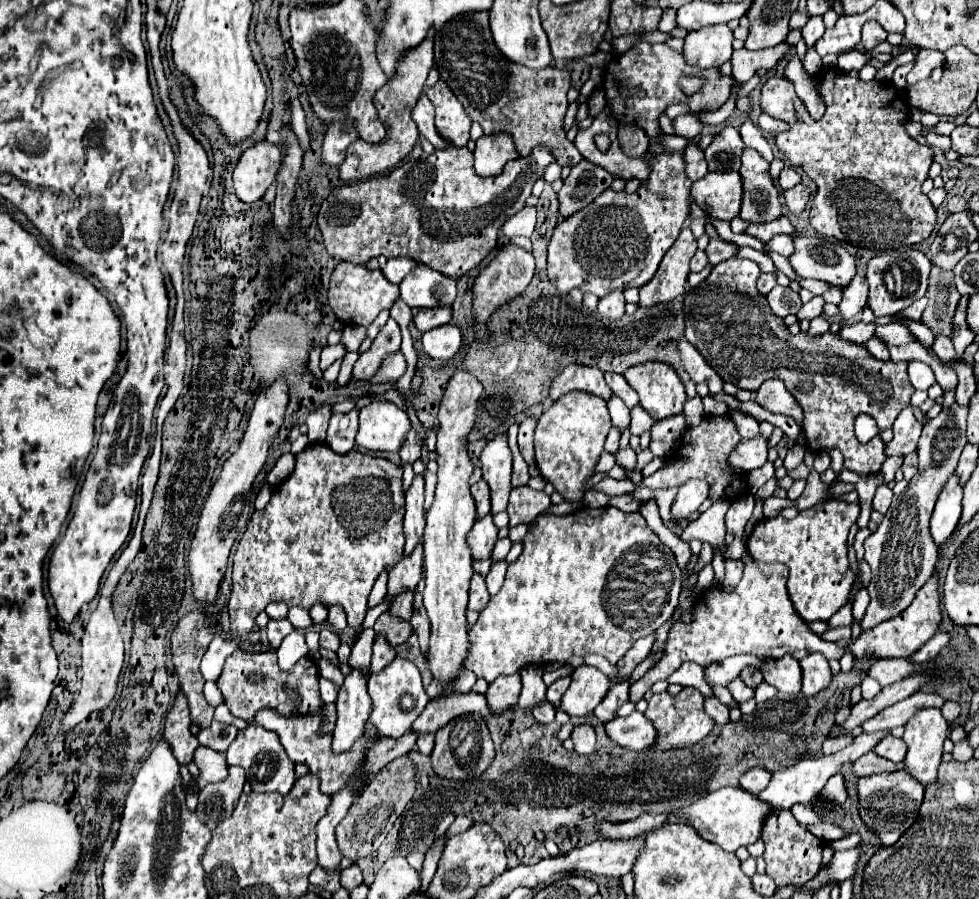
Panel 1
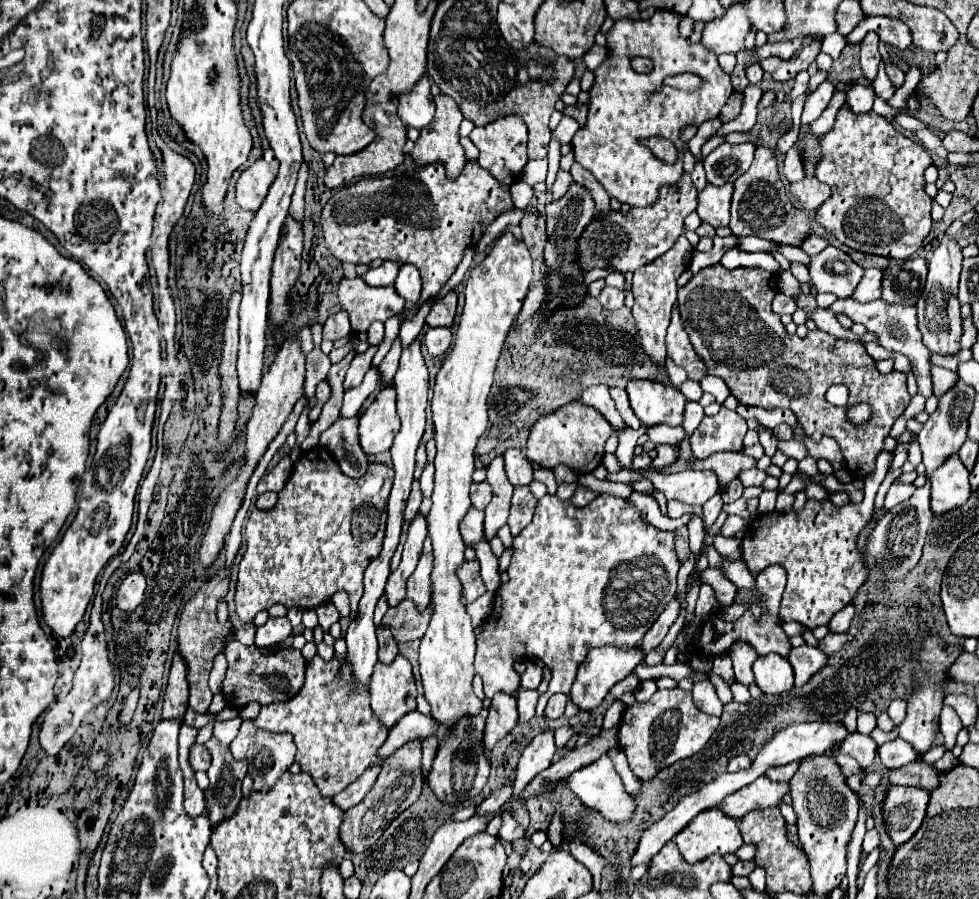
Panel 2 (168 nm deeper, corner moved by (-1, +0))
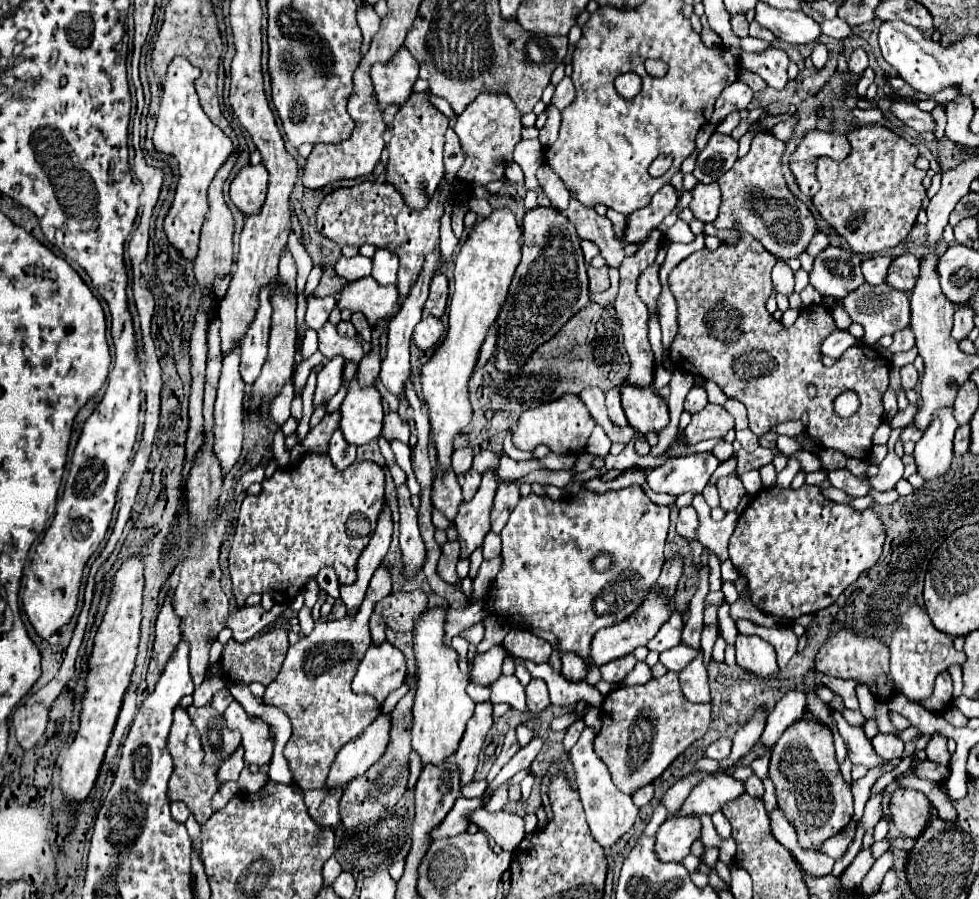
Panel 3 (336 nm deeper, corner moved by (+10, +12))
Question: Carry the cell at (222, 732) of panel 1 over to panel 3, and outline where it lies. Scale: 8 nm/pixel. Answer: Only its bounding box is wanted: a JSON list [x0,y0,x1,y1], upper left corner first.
[212,688,234,714]

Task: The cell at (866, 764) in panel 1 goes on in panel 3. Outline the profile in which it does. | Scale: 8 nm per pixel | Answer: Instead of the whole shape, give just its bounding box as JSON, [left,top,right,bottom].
[914,760,948,782]

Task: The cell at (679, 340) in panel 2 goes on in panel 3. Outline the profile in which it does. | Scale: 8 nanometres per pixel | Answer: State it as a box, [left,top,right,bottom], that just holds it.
[638,264,662,320]

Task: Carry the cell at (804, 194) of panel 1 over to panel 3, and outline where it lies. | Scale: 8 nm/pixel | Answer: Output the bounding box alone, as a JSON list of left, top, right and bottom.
[790,162,820,198]

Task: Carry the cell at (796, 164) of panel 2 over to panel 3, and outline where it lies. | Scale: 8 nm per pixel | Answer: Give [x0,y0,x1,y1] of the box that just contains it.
[790,130,850,162]

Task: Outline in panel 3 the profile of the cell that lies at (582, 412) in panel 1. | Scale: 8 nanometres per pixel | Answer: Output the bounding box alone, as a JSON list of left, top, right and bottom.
[512,394,596,454]

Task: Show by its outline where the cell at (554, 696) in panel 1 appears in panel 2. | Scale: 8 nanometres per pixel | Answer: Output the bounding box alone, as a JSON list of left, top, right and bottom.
[545,694,567,718]

